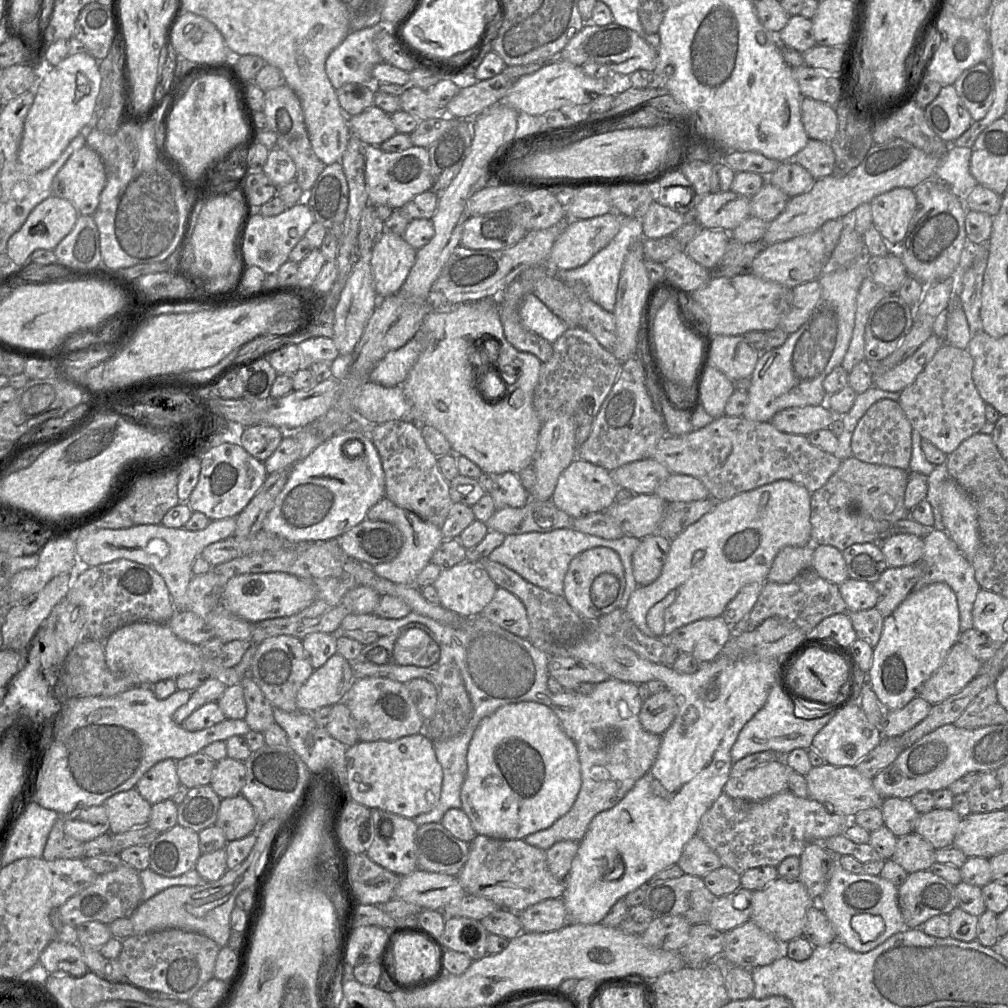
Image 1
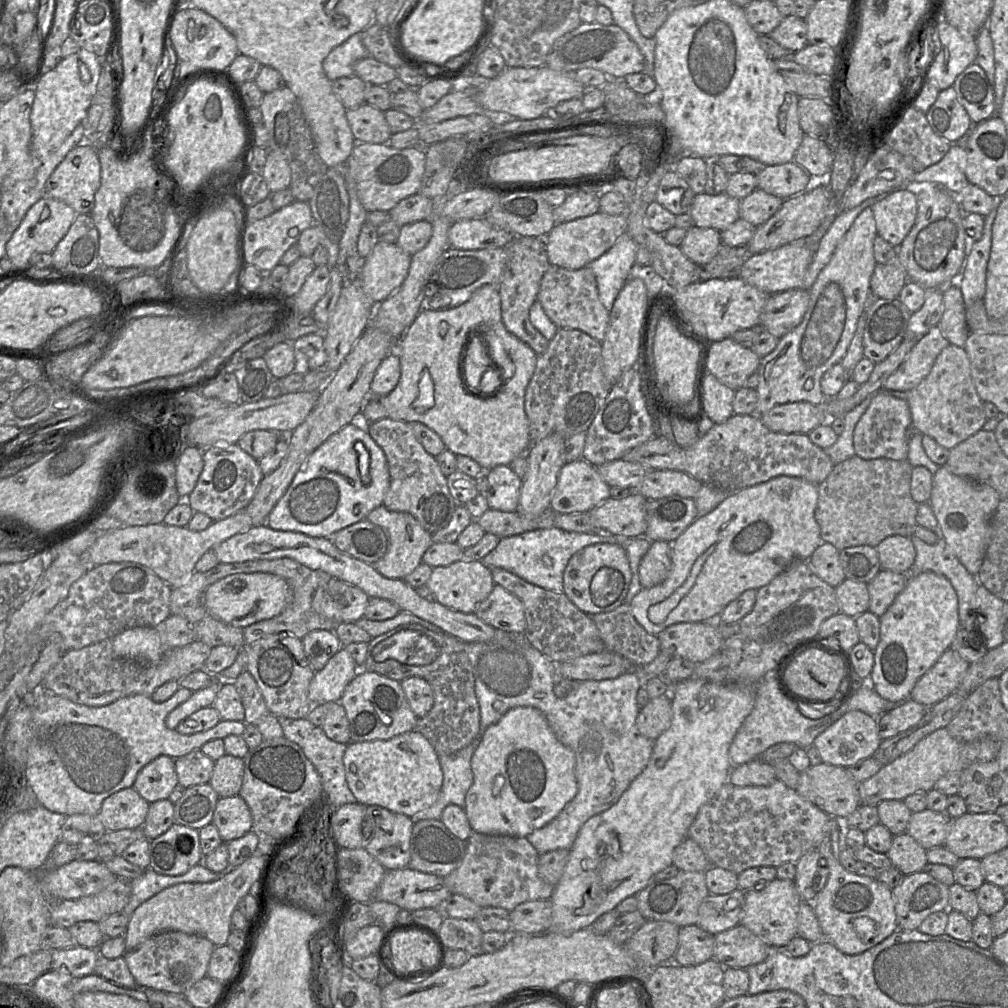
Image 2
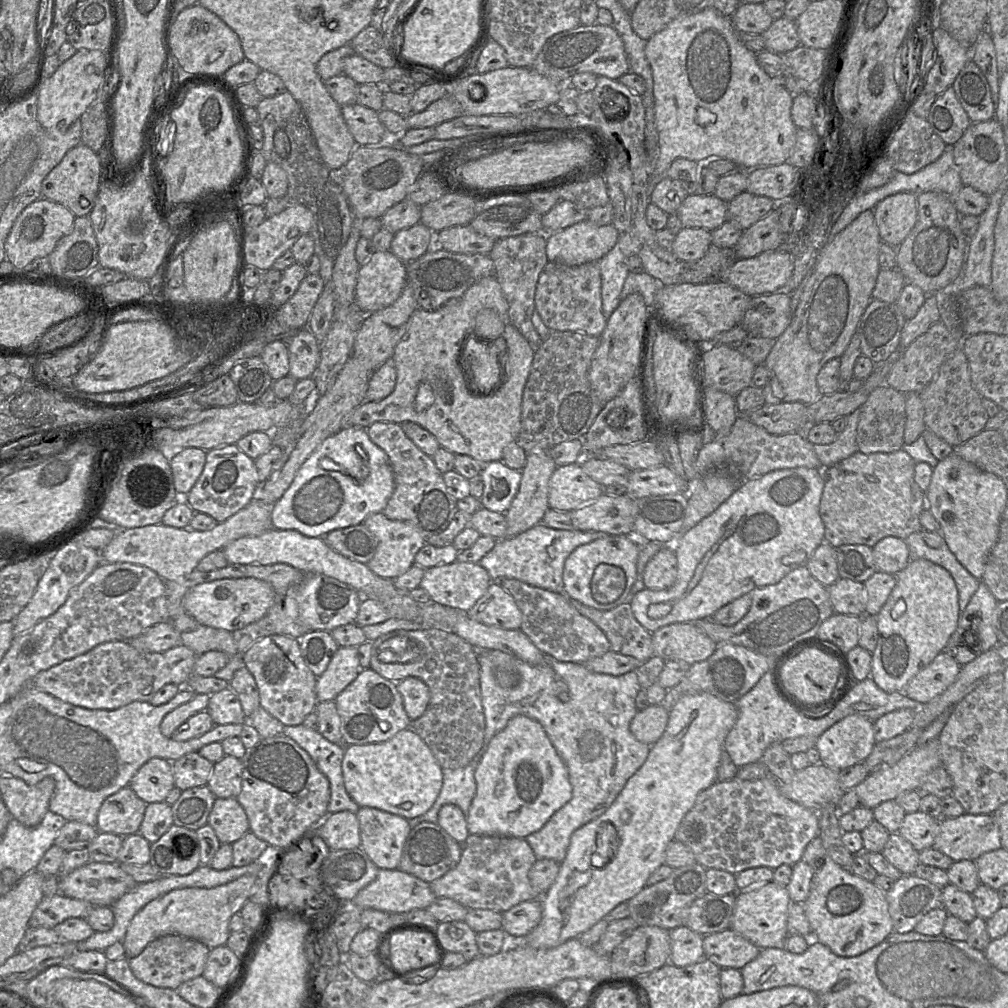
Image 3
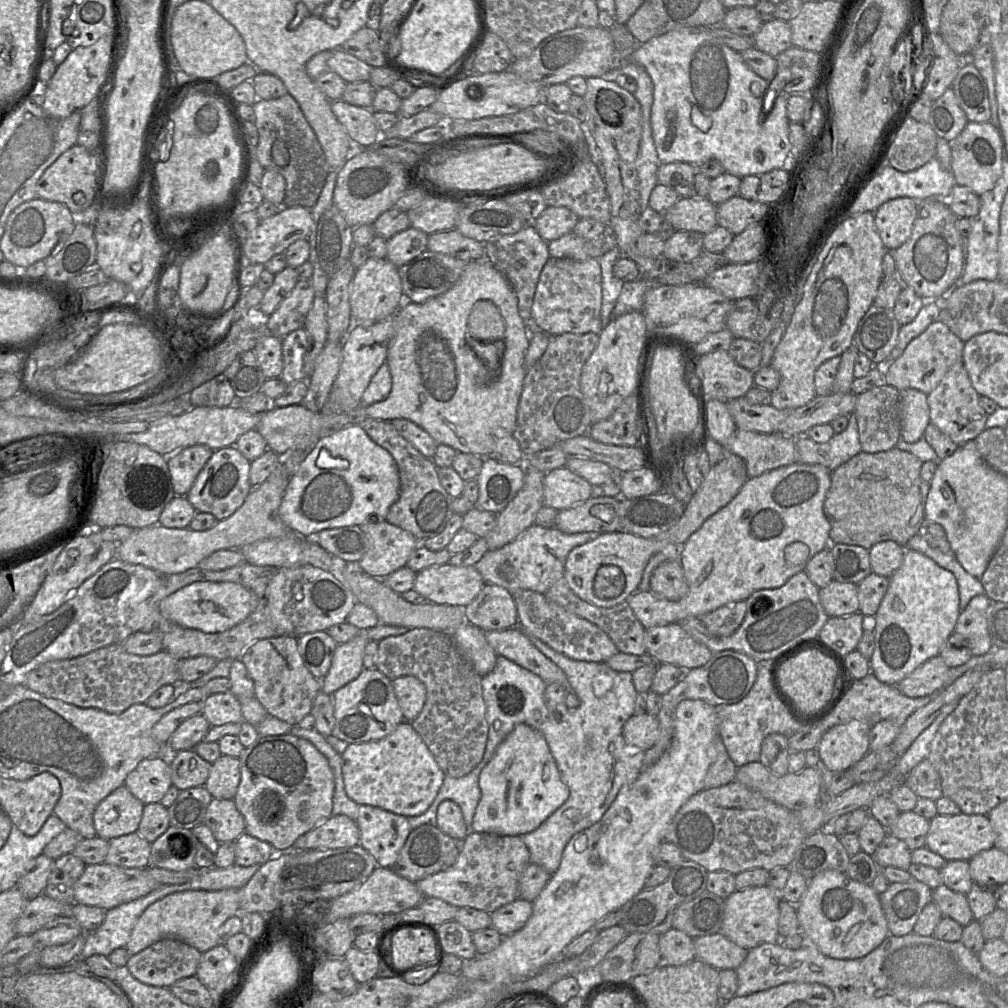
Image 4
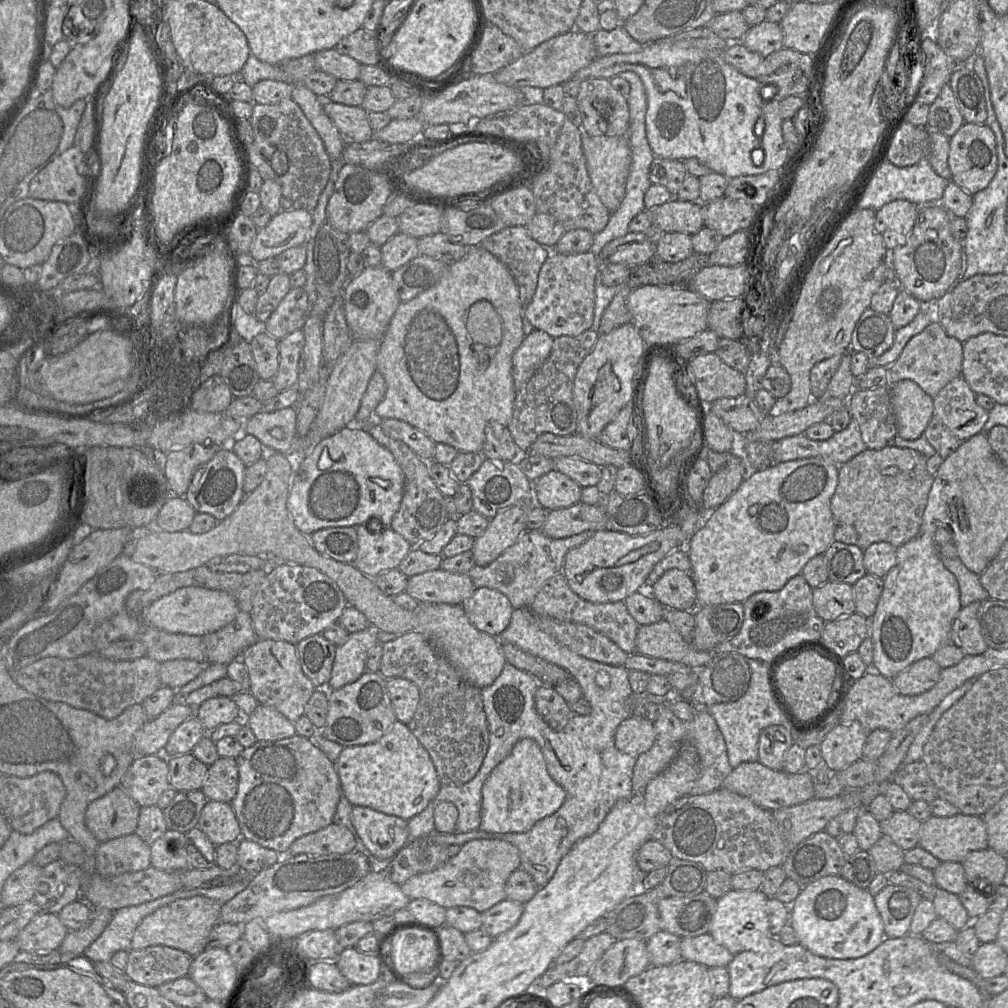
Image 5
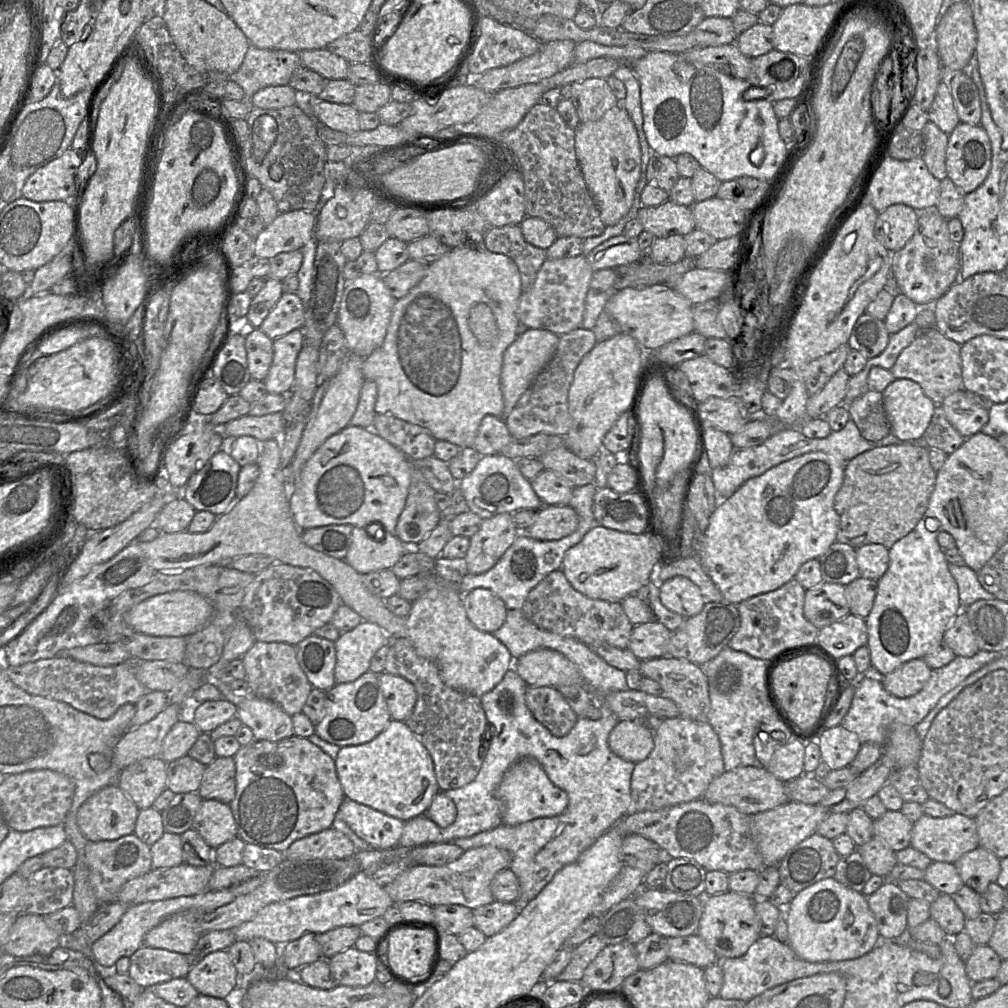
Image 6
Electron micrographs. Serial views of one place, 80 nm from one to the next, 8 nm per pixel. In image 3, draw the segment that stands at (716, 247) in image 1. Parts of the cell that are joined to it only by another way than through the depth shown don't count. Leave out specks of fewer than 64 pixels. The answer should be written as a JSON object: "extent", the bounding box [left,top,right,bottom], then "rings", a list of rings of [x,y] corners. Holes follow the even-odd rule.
{"extent":[671,228,712,262],"rings":[[[683,228],[675,236],[671,252],[681,262],[701,259],[712,245],[711,232],[702,228]]]}

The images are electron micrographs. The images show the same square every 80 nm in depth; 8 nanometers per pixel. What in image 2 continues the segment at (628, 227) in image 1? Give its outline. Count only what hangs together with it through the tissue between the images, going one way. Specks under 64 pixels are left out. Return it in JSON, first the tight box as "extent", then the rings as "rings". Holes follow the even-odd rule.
{"extent":[585,231,637,312],"rings":[[[625,231],[611,248],[585,266],[595,275],[599,299],[609,312],[628,280],[630,269],[635,264],[637,249],[637,243]]]}

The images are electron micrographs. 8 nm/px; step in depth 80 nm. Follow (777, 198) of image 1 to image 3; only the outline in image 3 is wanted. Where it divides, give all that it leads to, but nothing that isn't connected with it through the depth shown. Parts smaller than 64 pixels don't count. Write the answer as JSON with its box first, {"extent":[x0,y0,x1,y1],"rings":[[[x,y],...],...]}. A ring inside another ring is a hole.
{"extent":[728,191,775,230],"rings":[[[745,191],[728,203],[728,221],[746,230],[767,216],[775,207],[774,200]]]}

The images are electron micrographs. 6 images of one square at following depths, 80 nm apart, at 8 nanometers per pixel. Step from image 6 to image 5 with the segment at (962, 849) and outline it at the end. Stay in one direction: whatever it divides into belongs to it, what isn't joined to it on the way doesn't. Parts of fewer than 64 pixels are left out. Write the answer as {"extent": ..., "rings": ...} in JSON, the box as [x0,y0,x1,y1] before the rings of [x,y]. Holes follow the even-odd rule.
{"extent":[918,815,988,863],"rings":[[[932,815],[922,823],[918,846],[941,862],[962,863],[972,851],[988,848],[986,824],[982,816]]]}

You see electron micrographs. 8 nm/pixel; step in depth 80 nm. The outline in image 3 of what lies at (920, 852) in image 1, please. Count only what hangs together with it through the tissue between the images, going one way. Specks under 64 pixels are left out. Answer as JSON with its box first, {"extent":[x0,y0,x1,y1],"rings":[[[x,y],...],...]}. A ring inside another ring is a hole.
{"extent":[882,833,919,875],"rings":[[[891,833],[882,855],[903,875],[914,875],[919,865],[919,852],[899,833]]]}

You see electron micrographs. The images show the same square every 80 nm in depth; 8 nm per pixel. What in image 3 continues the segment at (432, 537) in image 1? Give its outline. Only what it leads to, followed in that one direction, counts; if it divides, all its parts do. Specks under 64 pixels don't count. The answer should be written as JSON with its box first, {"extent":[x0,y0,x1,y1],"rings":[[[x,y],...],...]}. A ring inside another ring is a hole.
{"extent":[363,512,426,580],"rings":[[[383,512],[369,514],[363,524],[374,535],[377,547],[367,566],[378,576],[394,580],[404,574],[413,564],[417,552],[426,544],[426,539],[412,524],[387,518]]]}

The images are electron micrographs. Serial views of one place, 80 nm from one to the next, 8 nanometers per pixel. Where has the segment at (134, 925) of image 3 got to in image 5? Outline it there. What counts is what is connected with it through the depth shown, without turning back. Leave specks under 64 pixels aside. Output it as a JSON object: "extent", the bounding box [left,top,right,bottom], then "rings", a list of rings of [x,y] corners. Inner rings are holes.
{"extent":[131,896,222,957],"rings":[[[194,896],[178,899],[162,906],[141,921],[134,931],[131,949],[140,950],[150,946],[164,945],[196,957],[207,948],[209,934],[219,923],[222,905],[204,896]]]}

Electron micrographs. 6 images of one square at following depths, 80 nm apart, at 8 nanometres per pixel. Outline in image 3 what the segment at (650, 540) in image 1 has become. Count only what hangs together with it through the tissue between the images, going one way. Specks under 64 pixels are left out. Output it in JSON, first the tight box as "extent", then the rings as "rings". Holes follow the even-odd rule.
{"extent":[643,545,678,590],"rings":[[[673,545],[660,549],[647,563],[643,581],[650,590],[670,589],[678,578],[678,562]]]}

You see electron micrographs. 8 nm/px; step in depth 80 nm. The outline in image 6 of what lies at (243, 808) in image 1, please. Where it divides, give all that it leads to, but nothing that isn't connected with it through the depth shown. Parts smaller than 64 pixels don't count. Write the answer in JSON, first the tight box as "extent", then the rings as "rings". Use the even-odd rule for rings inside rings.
{"extent":[193,800,237,849],"rings":[[[202,800],[193,829],[216,849],[237,837],[237,827],[230,806],[216,800]]]}

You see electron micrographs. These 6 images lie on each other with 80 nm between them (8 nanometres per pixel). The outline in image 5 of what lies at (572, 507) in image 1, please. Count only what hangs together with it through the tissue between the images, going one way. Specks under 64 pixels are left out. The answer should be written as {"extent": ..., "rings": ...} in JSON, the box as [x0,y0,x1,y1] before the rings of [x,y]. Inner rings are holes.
{"extent":[533,469,582,511],"rings":[[[553,469],[533,482],[535,504],[547,511],[568,508],[581,500],[582,487]]]}

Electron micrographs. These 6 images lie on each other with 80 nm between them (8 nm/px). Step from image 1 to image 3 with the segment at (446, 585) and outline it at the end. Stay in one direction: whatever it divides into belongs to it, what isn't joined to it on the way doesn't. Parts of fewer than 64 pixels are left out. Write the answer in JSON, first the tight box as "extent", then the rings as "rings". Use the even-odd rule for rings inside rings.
{"extent":[419,561,491,611],"rings":[[[455,561],[426,568],[419,587],[425,589],[431,599],[439,604],[468,611],[485,594],[491,582],[488,572],[479,563]]]}

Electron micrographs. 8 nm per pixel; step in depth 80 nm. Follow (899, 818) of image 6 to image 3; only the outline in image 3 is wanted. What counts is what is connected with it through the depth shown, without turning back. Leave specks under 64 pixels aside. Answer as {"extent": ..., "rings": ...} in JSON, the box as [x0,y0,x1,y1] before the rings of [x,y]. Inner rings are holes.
{"extent":[898,811,939,852],"rings":[[[917,811],[906,813],[898,833],[919,852],[933,847],[938,827],[939,819]]]}

